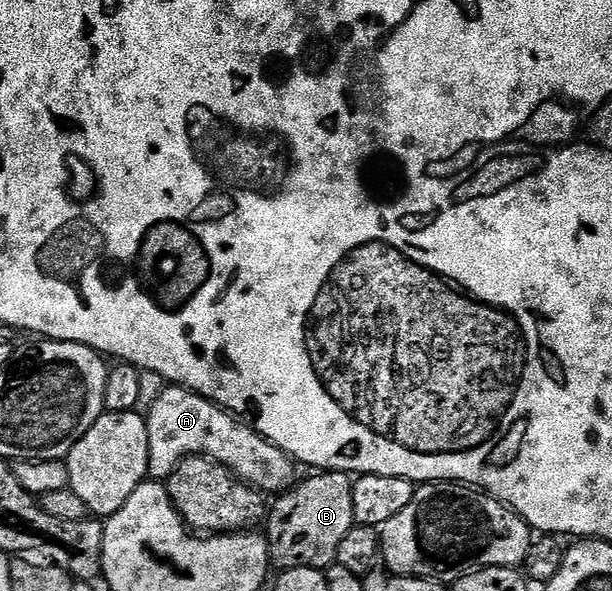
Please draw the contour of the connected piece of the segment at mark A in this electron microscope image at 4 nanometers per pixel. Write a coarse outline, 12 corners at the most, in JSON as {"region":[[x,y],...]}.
{"region":[[165,387],[146,419],[148,474],[219,460],[265,494],[297,465],[251,423],[189,388]]}

